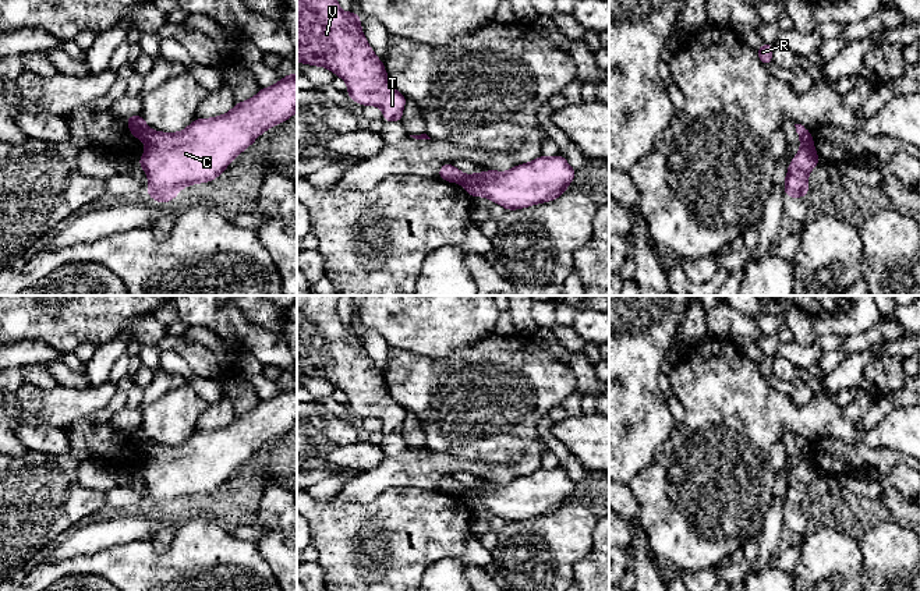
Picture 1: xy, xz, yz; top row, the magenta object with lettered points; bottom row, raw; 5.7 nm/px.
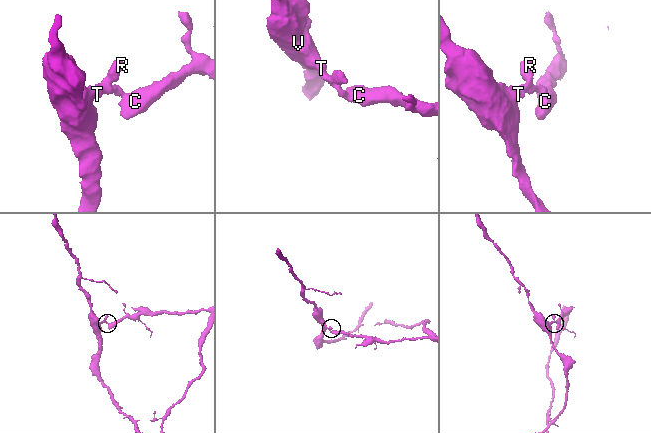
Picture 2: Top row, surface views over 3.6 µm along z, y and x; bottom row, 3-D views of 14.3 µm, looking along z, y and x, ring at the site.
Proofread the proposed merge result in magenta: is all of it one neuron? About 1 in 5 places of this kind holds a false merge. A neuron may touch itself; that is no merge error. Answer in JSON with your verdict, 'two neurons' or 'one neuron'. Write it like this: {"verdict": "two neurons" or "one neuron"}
{"verdict": "two neurons"}

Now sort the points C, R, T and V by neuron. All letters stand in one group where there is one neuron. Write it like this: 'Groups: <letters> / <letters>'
Groups: C / R T V

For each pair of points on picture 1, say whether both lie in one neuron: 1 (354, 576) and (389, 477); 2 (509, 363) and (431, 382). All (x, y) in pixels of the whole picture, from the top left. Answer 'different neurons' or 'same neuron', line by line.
1: different neurons
2: same neuron

